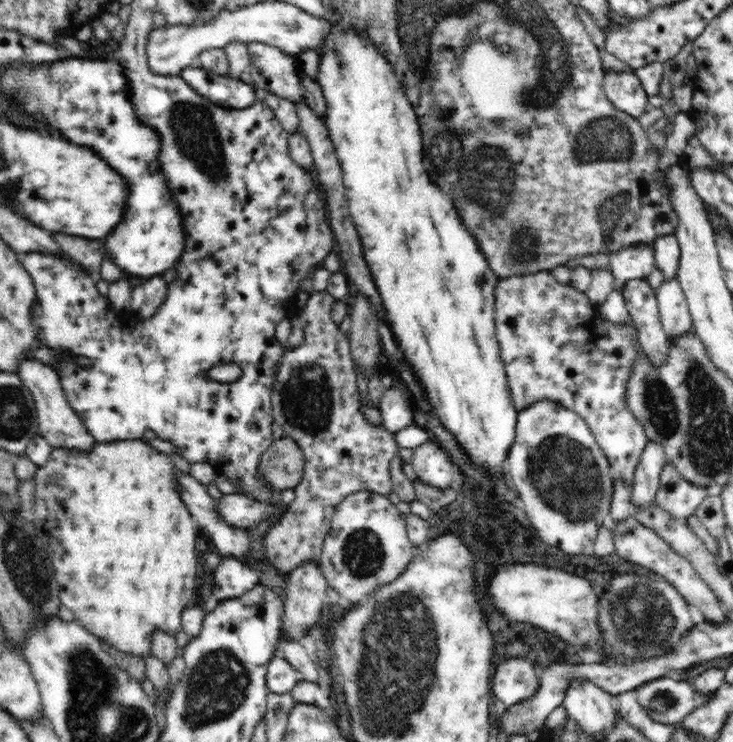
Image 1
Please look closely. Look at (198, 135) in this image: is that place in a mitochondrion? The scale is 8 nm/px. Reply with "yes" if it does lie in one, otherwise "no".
yes

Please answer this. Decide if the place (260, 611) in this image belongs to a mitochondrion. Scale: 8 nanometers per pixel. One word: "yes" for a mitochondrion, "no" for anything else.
no

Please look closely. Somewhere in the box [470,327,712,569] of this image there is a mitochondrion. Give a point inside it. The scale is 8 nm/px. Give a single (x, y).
(564, 472)

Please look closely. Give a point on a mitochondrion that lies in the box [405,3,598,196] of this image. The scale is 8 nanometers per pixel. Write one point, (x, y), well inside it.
(544, 93)

